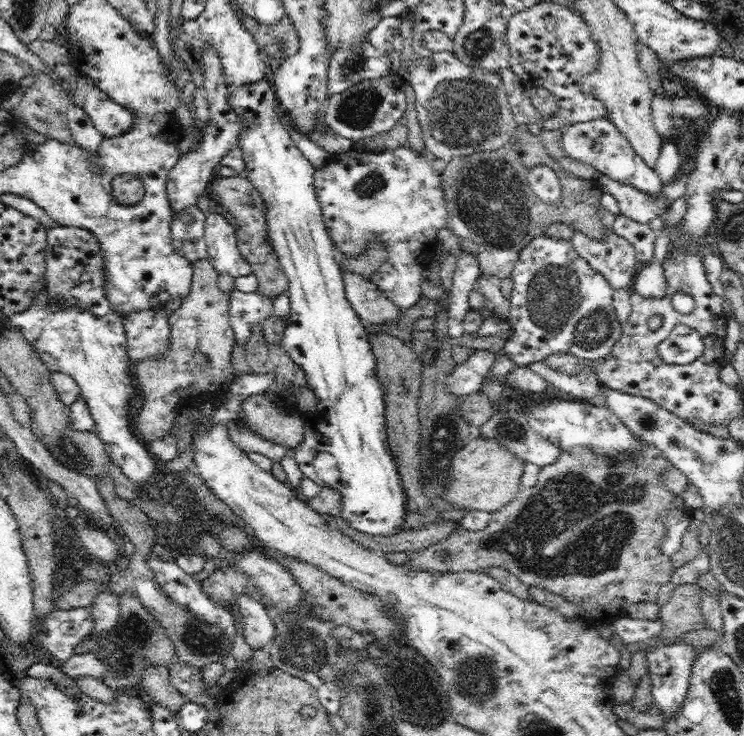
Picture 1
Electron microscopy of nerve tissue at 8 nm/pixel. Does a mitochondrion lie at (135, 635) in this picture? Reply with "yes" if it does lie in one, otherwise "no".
yes

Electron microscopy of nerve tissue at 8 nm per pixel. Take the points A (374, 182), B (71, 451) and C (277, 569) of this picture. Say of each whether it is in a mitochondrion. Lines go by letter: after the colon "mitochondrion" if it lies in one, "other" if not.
A: mitochondrion
B: mitochondrion
C: other

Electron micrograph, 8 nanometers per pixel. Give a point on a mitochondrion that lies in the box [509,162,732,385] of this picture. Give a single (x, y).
(555, 303)

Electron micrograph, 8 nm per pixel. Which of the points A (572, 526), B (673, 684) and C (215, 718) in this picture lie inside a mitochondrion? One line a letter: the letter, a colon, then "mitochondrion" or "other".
A: mitochondrion
B: other
C: other

